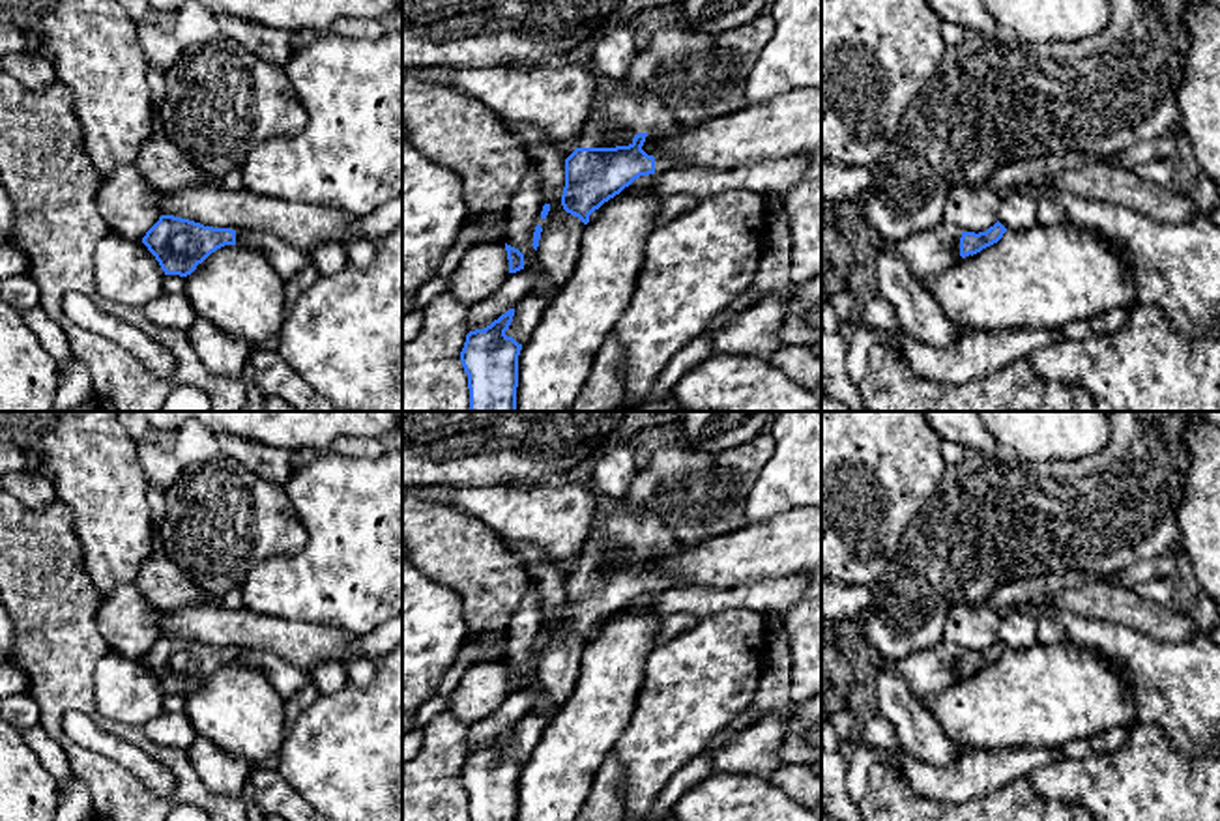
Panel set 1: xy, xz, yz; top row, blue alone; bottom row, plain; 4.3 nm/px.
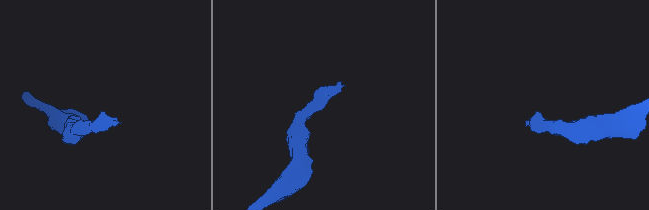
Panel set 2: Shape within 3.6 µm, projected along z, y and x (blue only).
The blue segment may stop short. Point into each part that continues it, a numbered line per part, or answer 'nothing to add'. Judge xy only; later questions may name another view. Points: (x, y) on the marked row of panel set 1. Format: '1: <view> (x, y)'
1: xy (285, 259)

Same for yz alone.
1: yz (930, 251)

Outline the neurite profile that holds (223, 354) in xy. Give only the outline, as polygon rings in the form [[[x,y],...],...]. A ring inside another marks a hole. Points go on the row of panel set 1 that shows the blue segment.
[[[225,245],[211,252],[187,275],[185,297],[198,314],[187,338],[219,376],[241,378],[251,346],[283,329],[284,281],[254,247]]]

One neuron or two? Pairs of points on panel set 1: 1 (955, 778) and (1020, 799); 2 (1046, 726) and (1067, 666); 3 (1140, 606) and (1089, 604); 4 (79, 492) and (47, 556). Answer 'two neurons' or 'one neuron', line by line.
1: two neurons
2: one neuron
3: one neuron
4: two neurons

